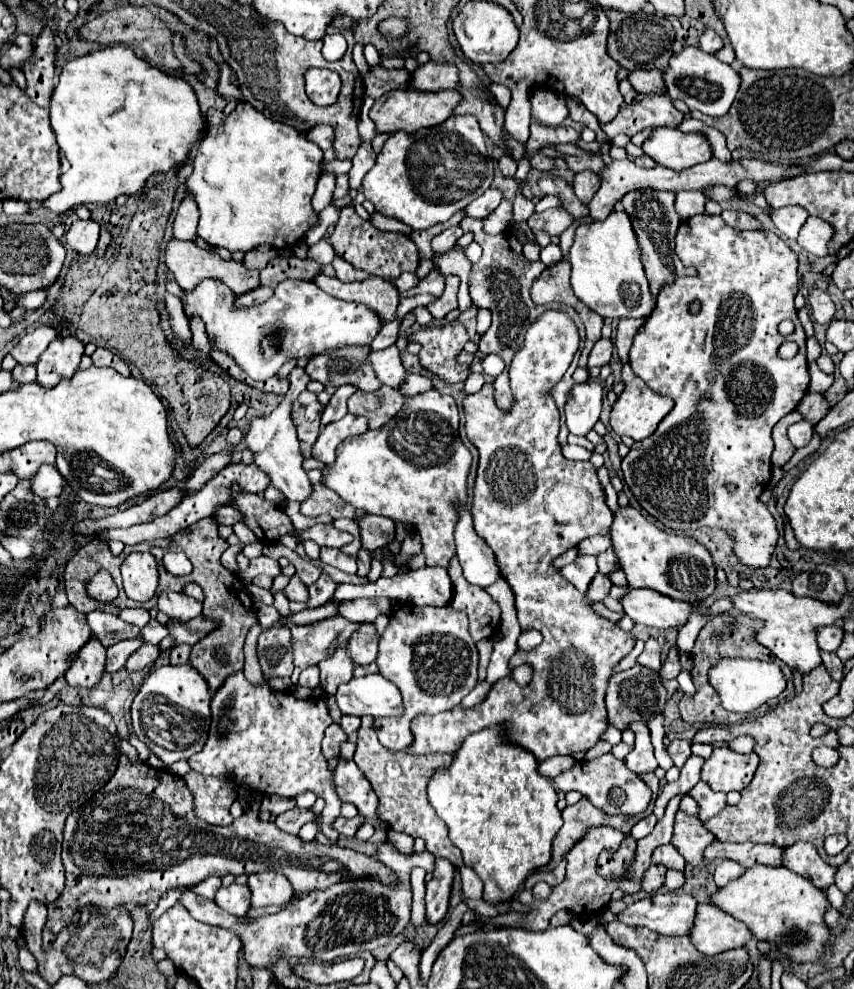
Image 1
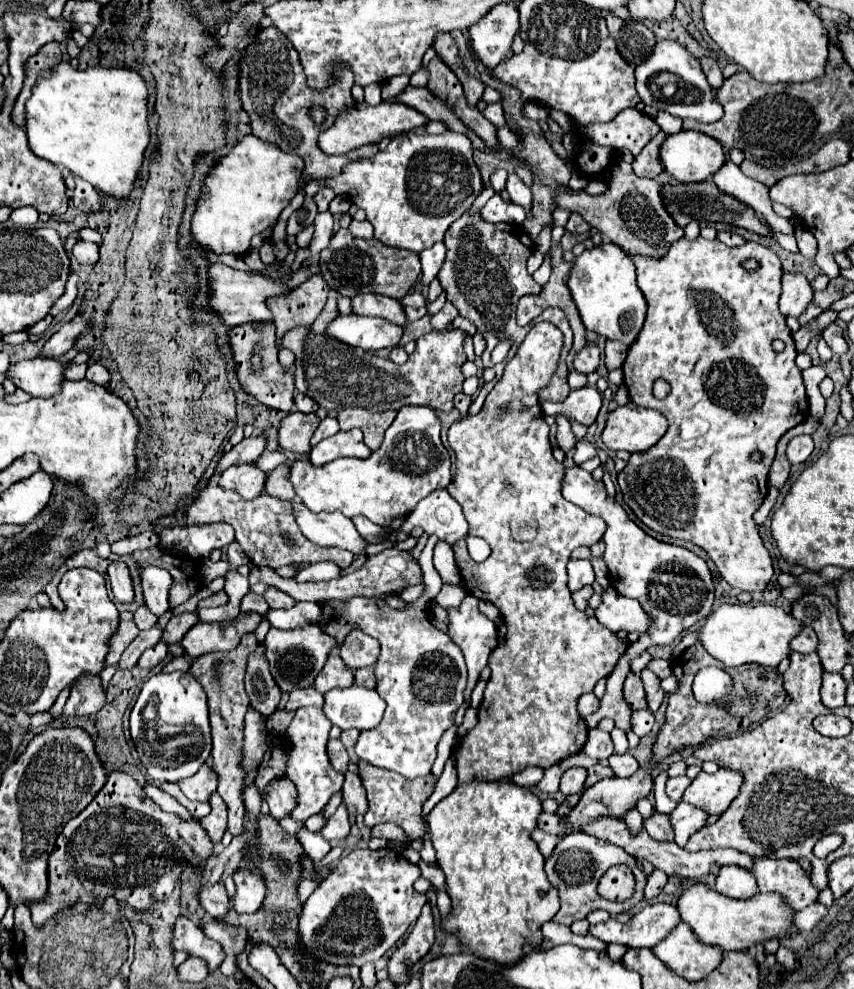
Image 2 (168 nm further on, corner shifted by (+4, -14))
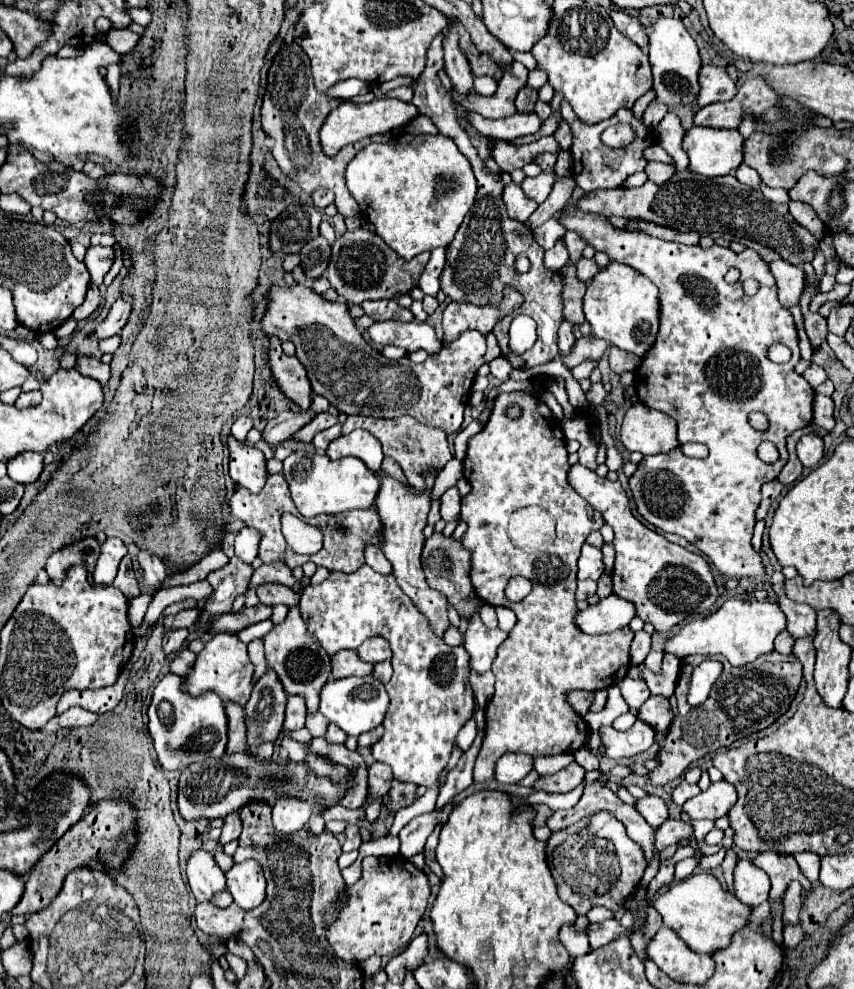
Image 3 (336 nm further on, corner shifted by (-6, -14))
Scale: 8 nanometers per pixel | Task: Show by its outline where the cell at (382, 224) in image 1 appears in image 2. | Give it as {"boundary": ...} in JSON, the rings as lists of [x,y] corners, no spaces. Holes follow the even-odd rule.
{"boundary":[[[352,221],[350,225],[350,231],[356,235],[356,237],[362,237],[362,239],[372,239],[374,237],[374,227],[368,223],[368,221]]]}

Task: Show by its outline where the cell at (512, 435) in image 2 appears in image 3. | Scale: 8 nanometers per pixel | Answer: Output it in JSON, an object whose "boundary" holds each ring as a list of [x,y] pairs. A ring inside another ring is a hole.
{"boundary":[[[522,391],[502,393],[496,399],[492,415],[484,429],[474,435],[468,443],[466,459],[464,459],[464,477],[472,485],[472,493],[462,499],[460,517],[468,523],[468,531],[462,537],[464,547],[472,553],[472,571],[470,579],[476,595],[488,605],[502,605],[516,613],[516,625],[510,631],[510,637],[498,649],[498,657],[492,663],[492,673],[496,675],[496,693],[486,707],[486,735],[482,749],[474,767],[474,781],[494,779],[496,761],[504,753],[526,753],[532,757],[542,755],[558,755],[572,753],[586,745],[590,735],[590,727],[584,719],[568,705],[566,693],[572,689],[598,691],[618,685],[630,671],[630,643],[634,639],[634,631],[630,627],[622,627],[604,635],[586,635],[574,625],[576,615],[576,559],[580,557],[580,547],[592,531],[598,531],[604,525],[602,515],[586,503],[568,483],[568,451],[566,439],[562,433],[562,423],[552,415],[552,411],[536,397],[530,397]],[[510,405],[518,405],[522,415],[510,419],[506,409]],[[540,505],[544,507],[556,521],[556,539],[546,549],[520,549],[508,537],[508,521],[516,509]],[[522,575],[532,583],[530,595],[526,595],[520,603],[510,603],[504,595],[506,583],[510,577]]]}

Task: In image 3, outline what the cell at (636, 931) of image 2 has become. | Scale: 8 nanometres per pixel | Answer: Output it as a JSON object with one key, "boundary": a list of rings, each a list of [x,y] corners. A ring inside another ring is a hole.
{"boundary":[[[608,919],[608,921],[602,921],[602,923],[588,923],[586,935],[588,935],[590,949],[604,947],[604,945],[608,945],[610,941],[618,939],[620,935],[626,935],[626,931],[628,931],[628,929],[622,929],[616,919]]]}

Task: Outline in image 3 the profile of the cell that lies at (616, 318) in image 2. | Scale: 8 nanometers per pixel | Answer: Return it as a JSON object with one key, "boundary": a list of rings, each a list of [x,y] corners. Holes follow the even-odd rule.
{"boundary":[[[610,263],[588,285],[584,295],[584,317],[592,325],[592,333],[618,349],[644,357],[658,335],[658,287],[638,271],[622,263]]]}

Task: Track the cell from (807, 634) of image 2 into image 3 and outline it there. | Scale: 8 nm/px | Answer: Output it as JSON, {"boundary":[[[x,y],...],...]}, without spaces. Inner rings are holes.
{"boundary":[[[778,597],[776,603],[782,609],[782,613],[786,615],[788,631],[792,633],[794,639],[800,639],[800,637],[806,637],[806,635],[814,633],[814,629],[816,629],[816,611],[812,607],[798,605],[798,603],[790,601],[788,597]]]}

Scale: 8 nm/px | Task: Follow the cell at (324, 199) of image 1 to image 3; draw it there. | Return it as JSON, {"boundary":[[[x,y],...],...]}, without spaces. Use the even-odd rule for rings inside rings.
{"boundary":[[[316,237],[310,243],[306,243],[300,251],[300,265],[304,269],[304,275],[308,279],[322,277],[330,263],[330,253],[330,243],[324,237]]]}

